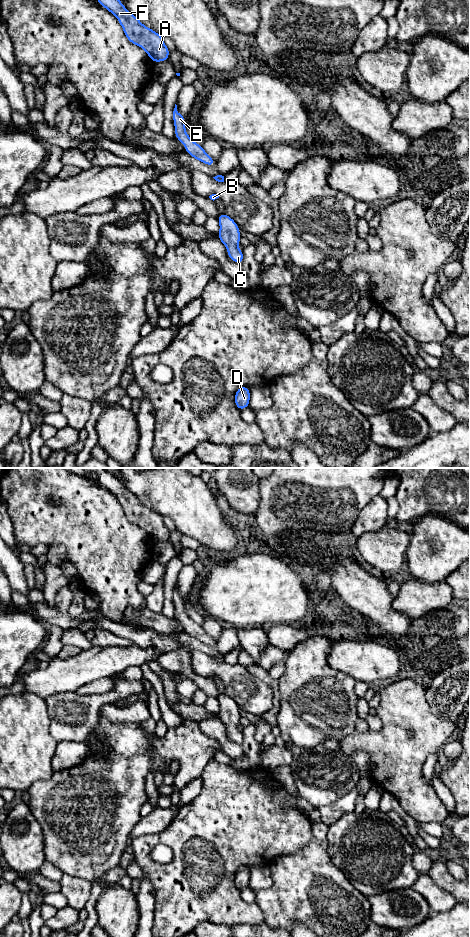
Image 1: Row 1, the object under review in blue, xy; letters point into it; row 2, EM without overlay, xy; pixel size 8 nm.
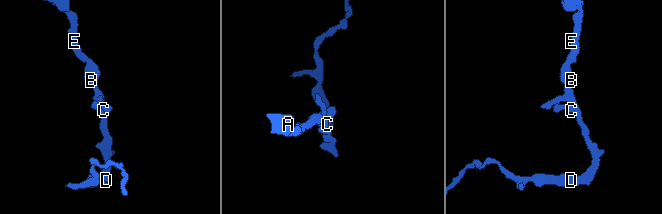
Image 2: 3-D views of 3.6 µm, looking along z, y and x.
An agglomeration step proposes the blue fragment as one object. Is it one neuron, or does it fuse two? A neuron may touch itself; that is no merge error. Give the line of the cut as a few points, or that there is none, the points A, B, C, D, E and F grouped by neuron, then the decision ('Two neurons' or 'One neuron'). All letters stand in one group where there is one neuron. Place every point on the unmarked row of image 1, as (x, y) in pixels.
No split. Groups: A B C D E F. One neuron

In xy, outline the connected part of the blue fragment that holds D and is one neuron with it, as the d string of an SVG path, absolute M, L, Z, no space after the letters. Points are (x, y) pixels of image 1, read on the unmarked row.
M247 866L239 867L235 873L234 882L236 887L241 891L249 887L250 870Z

